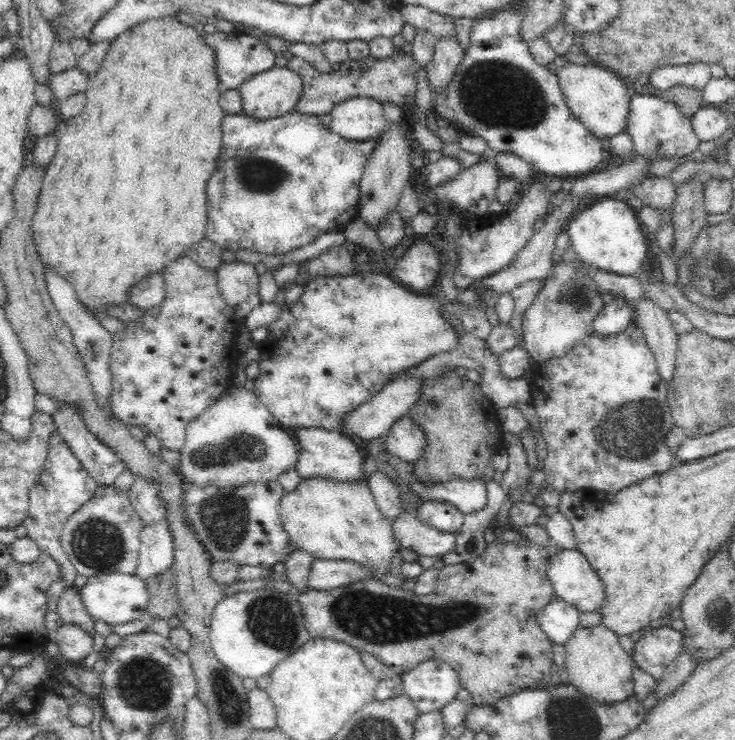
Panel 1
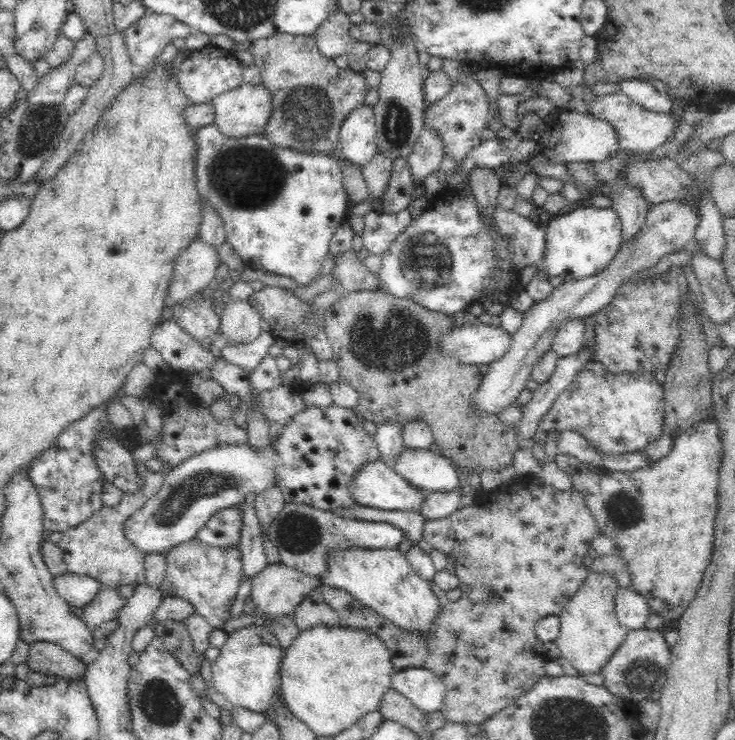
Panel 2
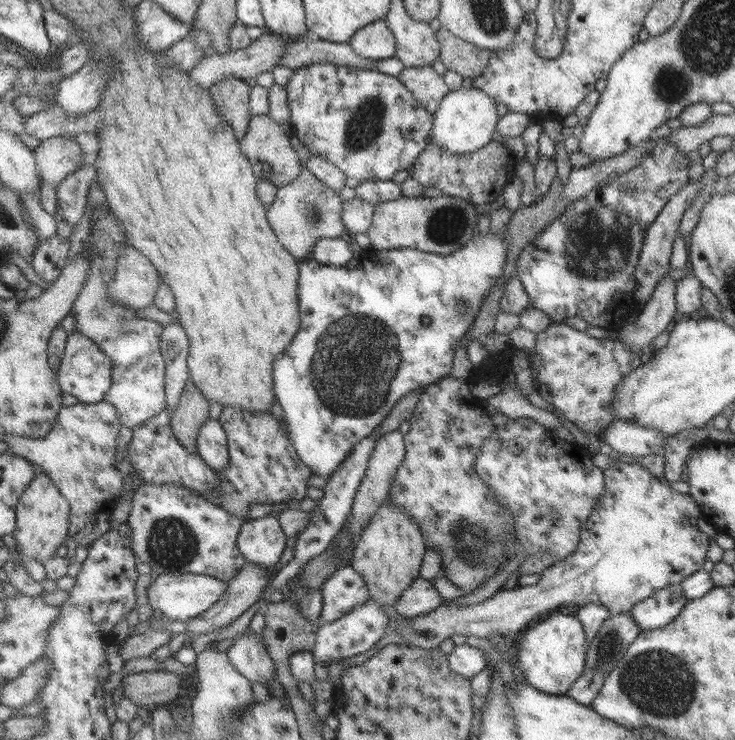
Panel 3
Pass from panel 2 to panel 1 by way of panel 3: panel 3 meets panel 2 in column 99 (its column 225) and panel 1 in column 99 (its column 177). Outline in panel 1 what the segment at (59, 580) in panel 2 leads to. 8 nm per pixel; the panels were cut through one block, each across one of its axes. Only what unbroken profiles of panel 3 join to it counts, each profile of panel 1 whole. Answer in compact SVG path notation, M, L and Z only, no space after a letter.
M108 572L108 574L89 576L79 593L86 611L95 622L101 621L114 626L126 624L133 620L145 622L148 619L146 613L148 591L145 583L133 574Z

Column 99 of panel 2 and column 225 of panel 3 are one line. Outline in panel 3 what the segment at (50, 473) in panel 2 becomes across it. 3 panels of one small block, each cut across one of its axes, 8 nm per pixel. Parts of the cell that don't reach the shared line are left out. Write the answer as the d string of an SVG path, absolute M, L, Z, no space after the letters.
M235 406L223 407L218 418L226 434L229 459L227 459L227 465L220 472L216 472L218 480L215 482L214 490L203 491L199 496L203 496L210 504L225 510L230 516L243 519L247 519L250 505L299 501L305 497L309 488L305 481L311 476L311 472L297 456L293 444L289 440L285 420L276 420L270 412L251 414L251 412Z

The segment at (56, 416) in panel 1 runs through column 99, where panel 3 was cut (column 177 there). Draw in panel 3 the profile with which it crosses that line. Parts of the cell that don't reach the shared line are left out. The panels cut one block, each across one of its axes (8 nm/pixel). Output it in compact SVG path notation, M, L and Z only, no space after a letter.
M165 406L157 415L132 428L126 453L133 473L137 474L143 483L181 485L202 495L203 491L214 490L218 480L216 472L203 462L197 451L189 452L177 442L170 427L169 409Z

